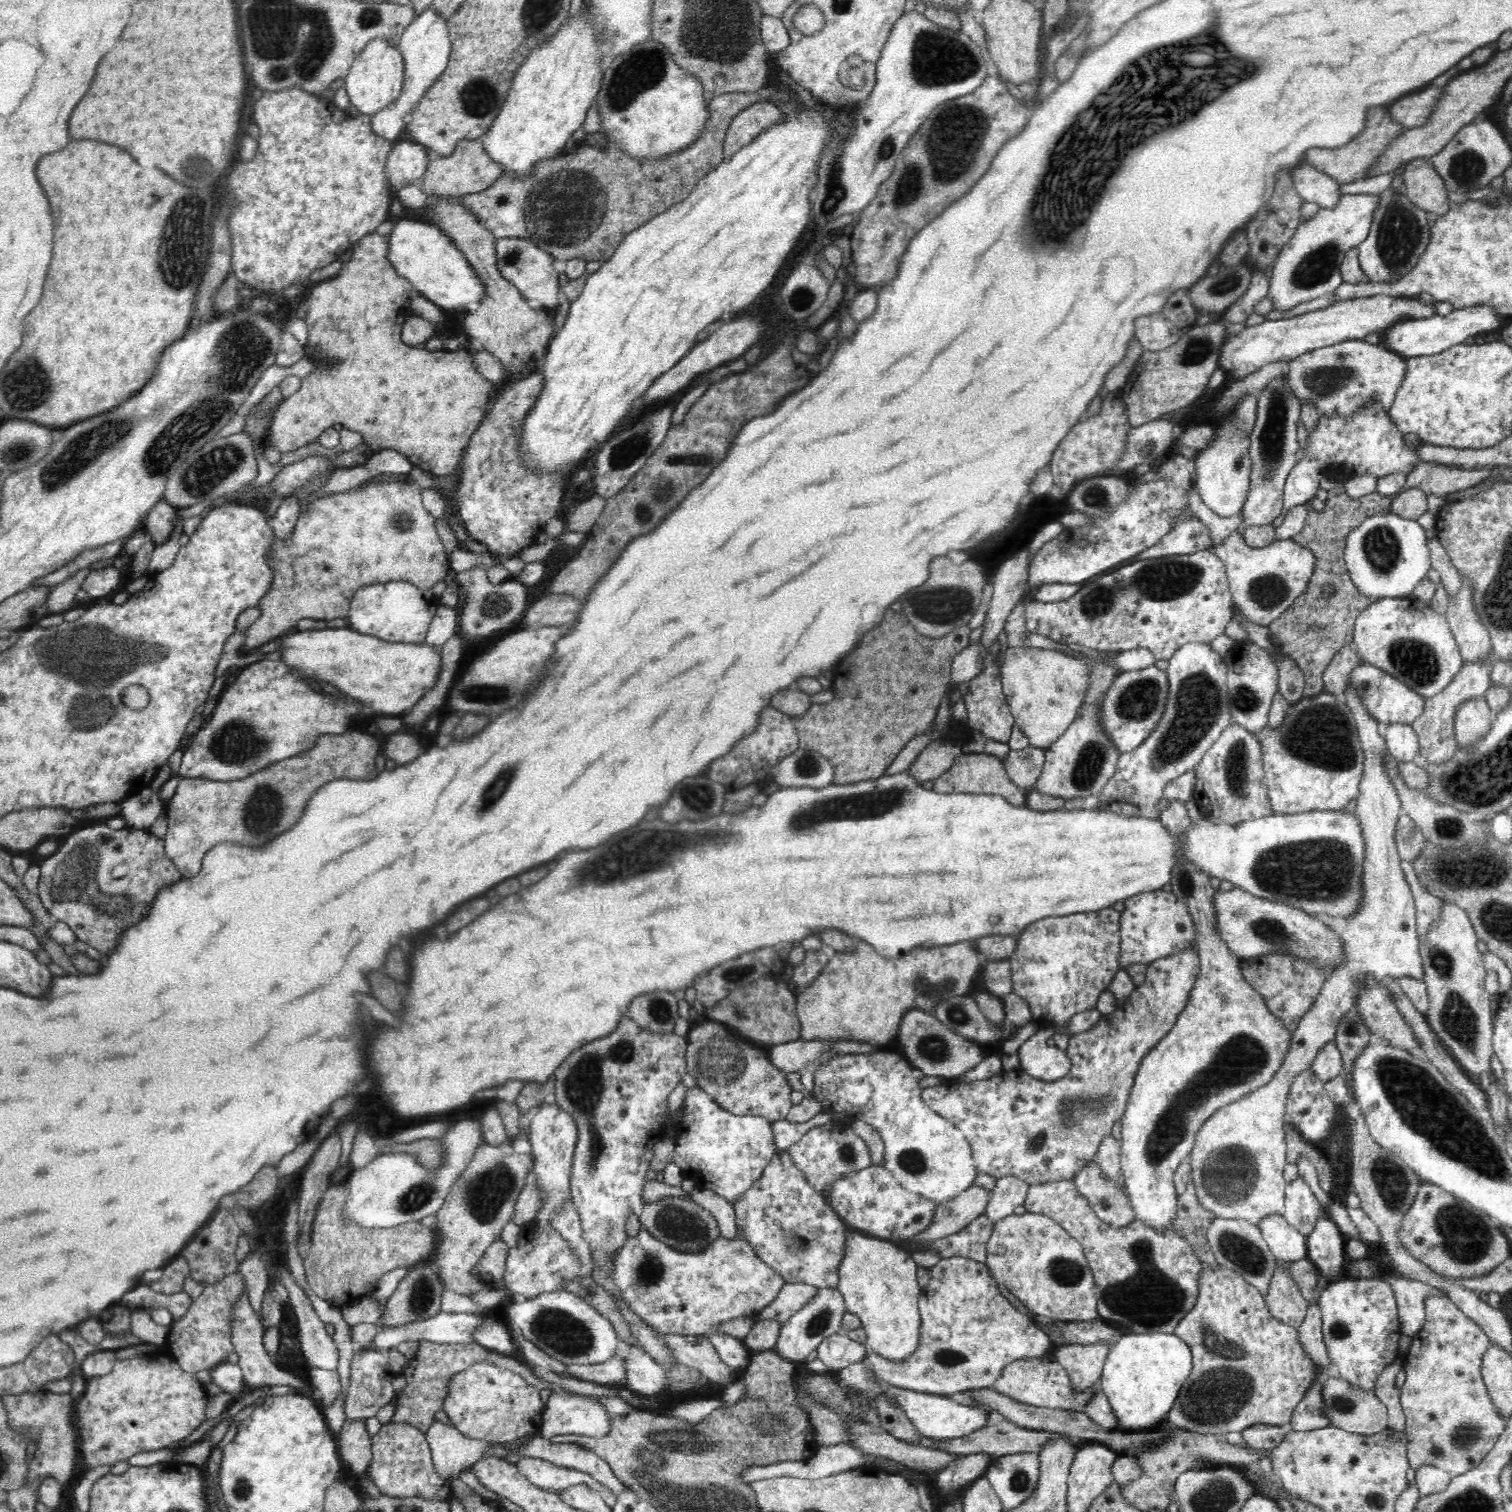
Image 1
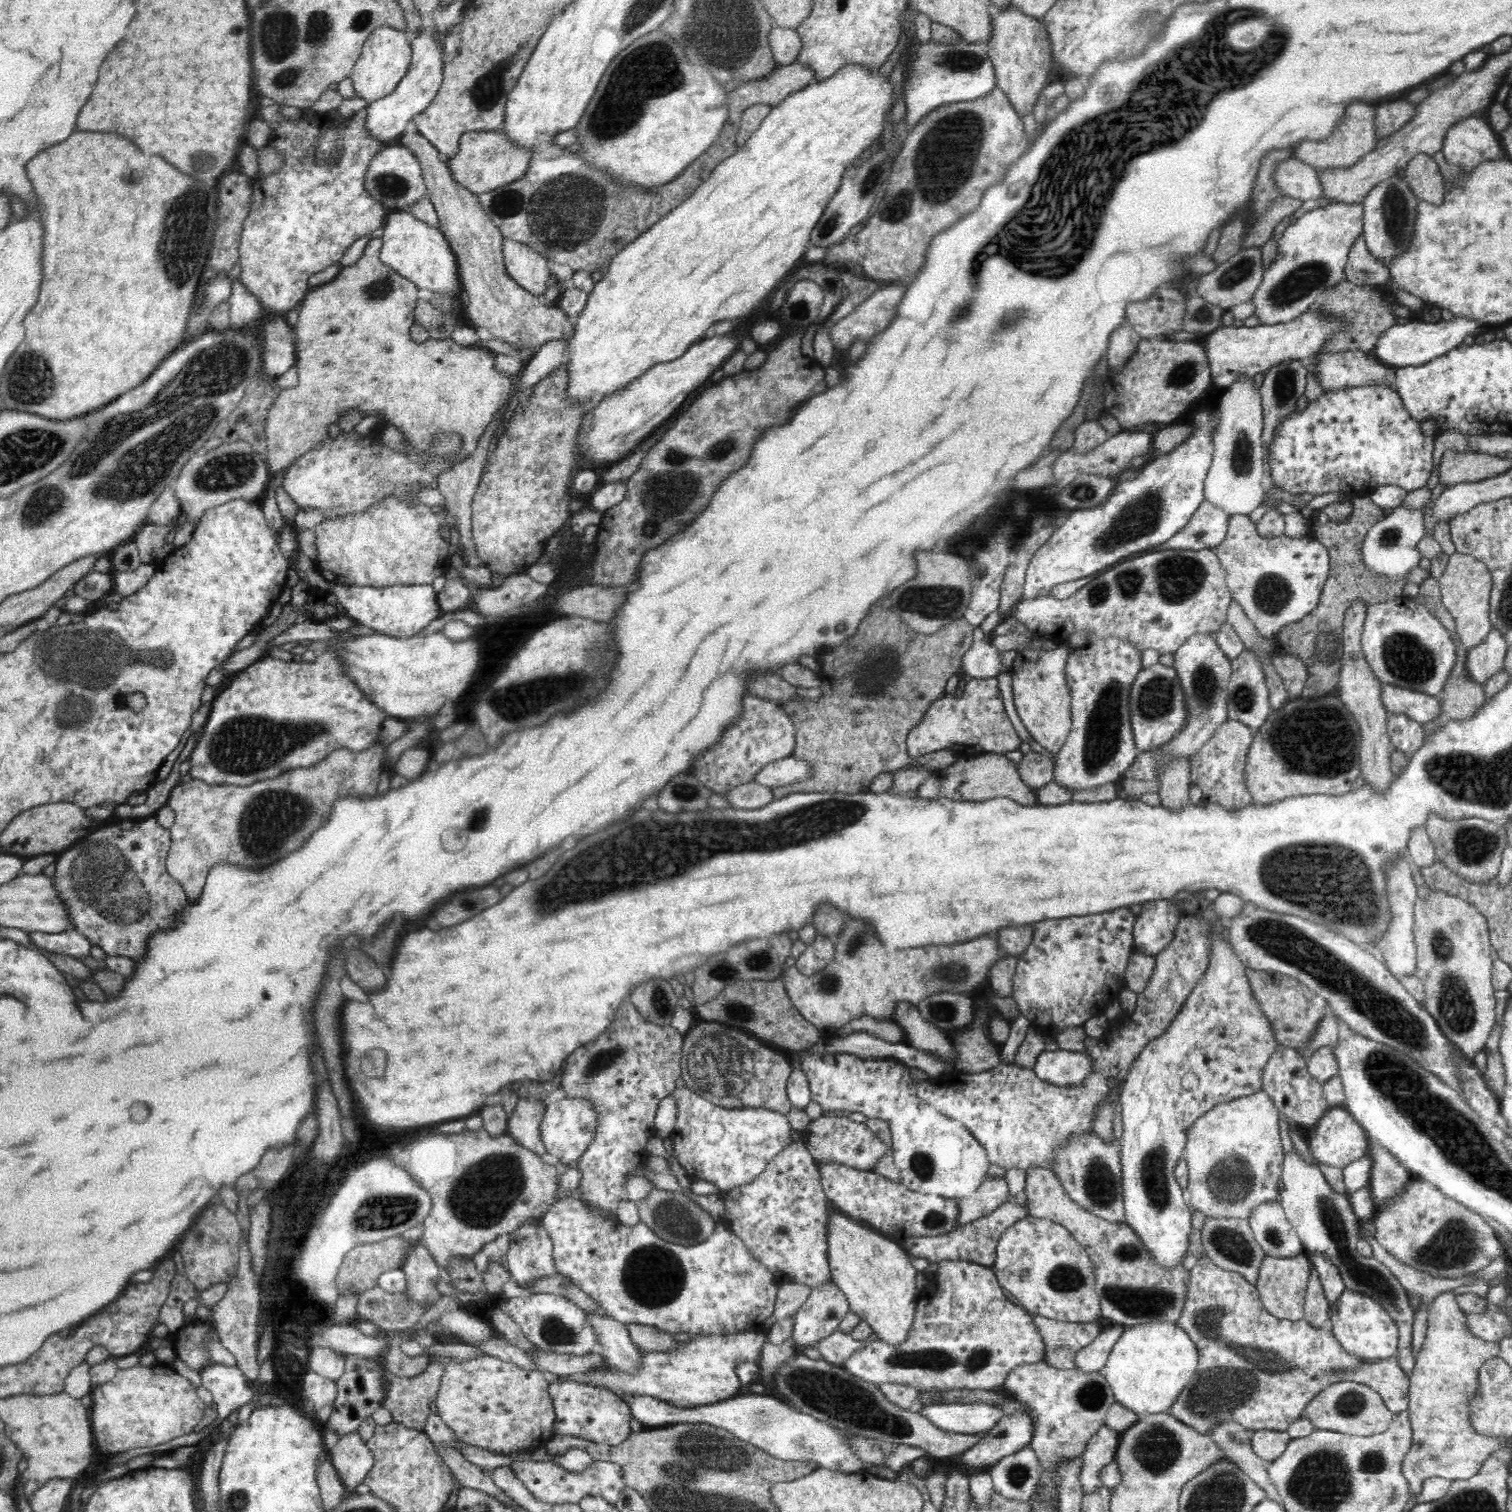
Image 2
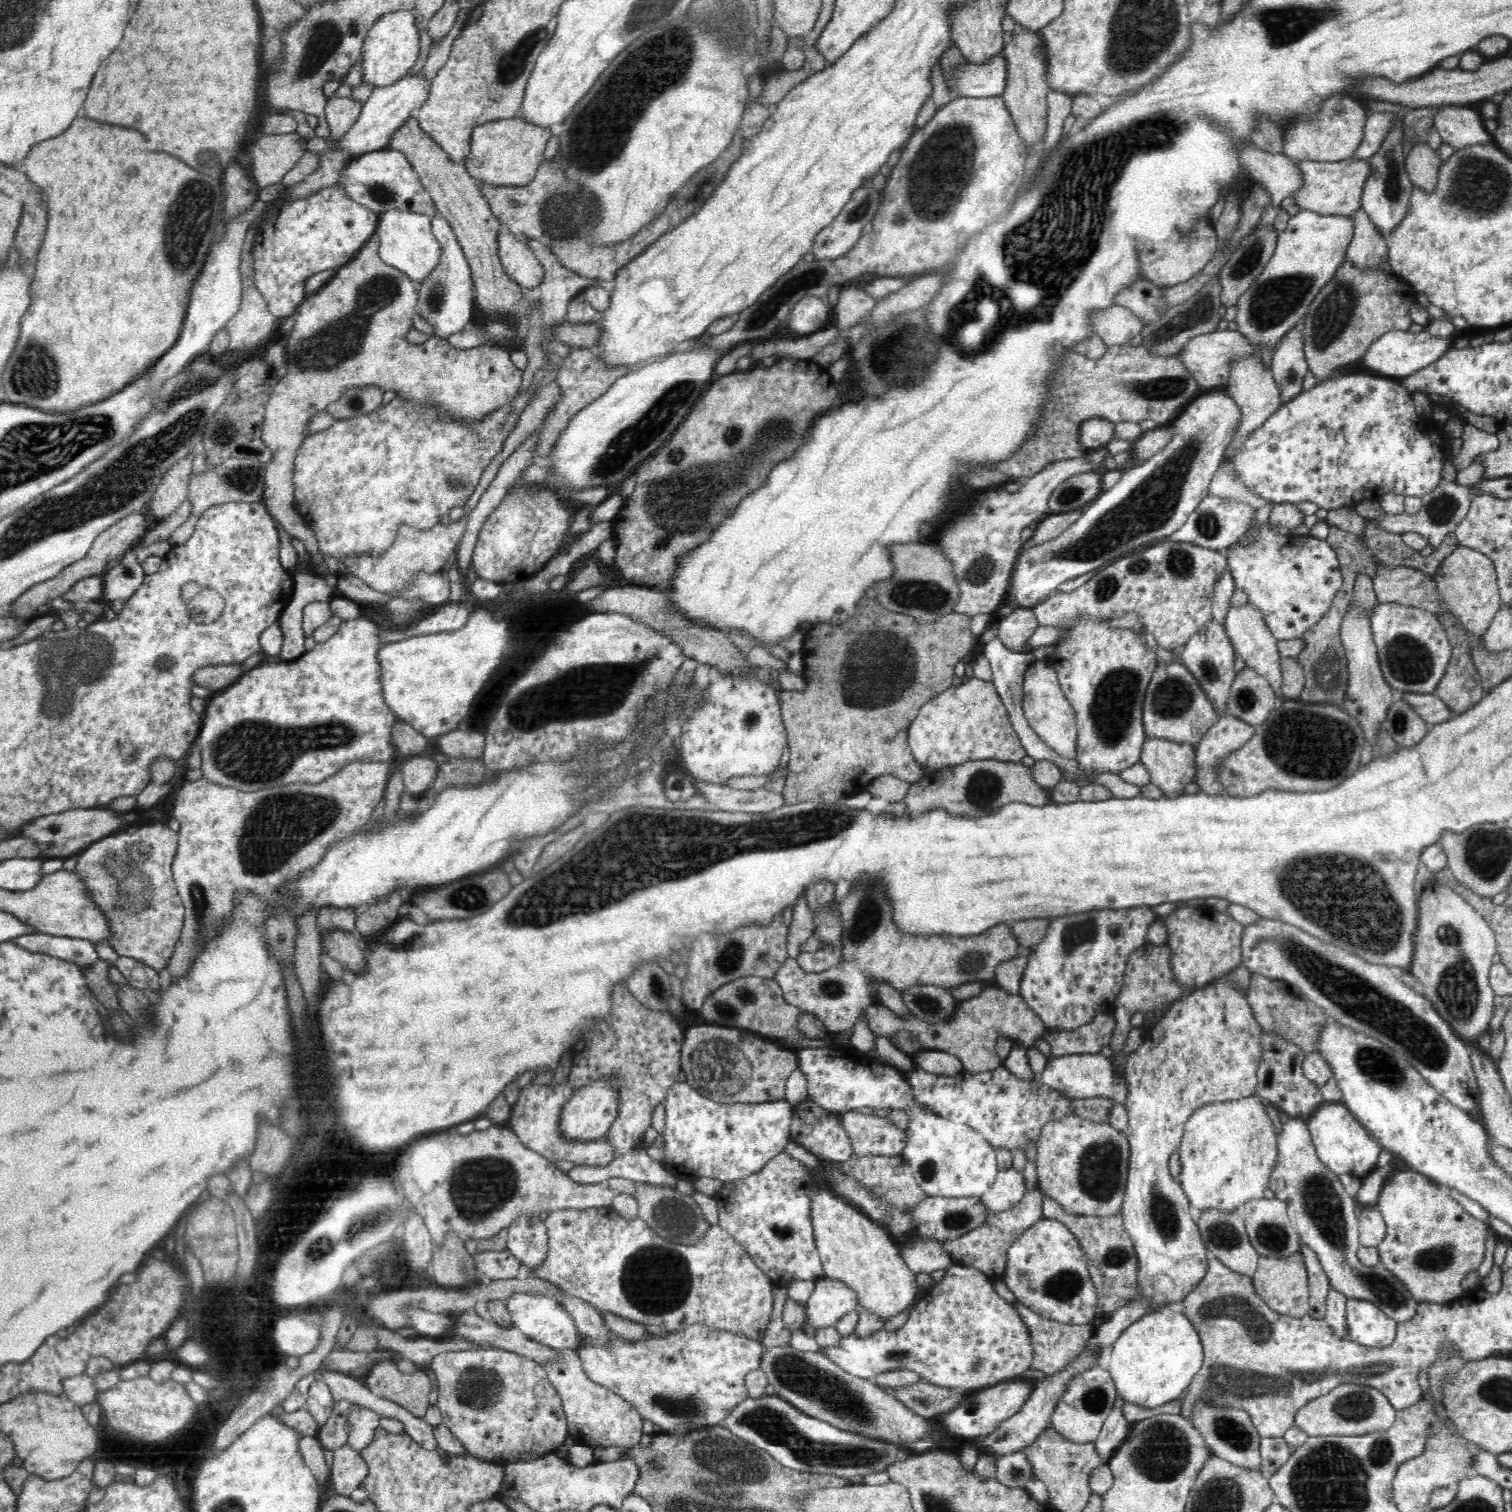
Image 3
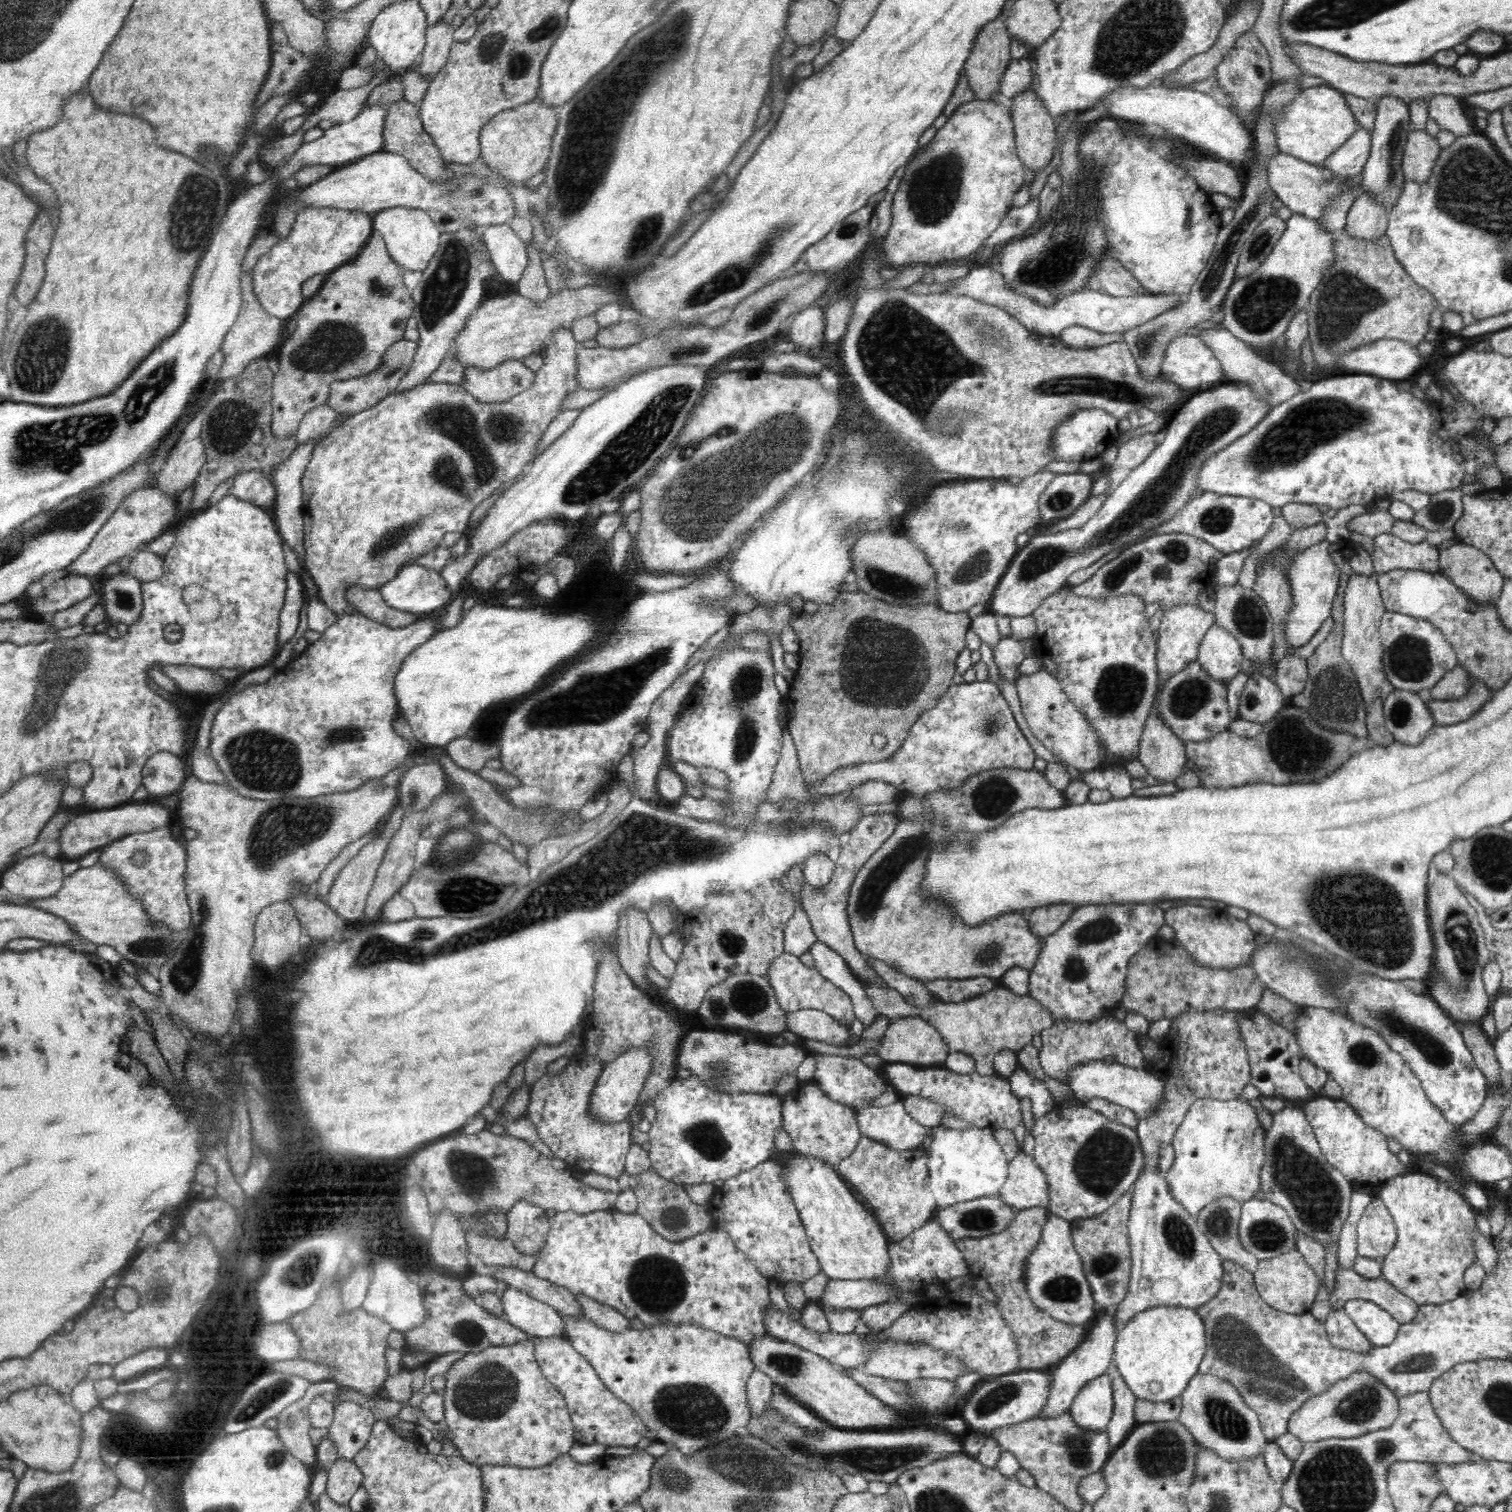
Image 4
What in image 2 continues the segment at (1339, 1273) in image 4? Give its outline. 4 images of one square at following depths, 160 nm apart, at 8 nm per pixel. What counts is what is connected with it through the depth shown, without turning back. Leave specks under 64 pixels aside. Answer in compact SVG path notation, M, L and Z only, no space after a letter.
M1295 1150L1285 1156L1280 1180L1284 1184L1280 1191L1280 1203L1305 1252L1326 1255L1328 1261L1338 1269L1348 1290L1366 1294L1386 1309L1399 1328L1398 1365L1404 1373L1411 1373L1416 1366L1412 1348L1415 1313L1409 1305L1408 1292L1384 1263L1374 1258L1366 1258L1357 1251L1356 1243L1360 1240L1361 1224L1352 1210L1348 1194L1334 1192L1320 1165L1306 1163Z

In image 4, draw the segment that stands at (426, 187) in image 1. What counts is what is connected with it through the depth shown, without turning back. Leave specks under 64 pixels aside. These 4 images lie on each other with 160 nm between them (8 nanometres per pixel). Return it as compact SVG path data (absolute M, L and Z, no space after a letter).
M538 98L496 114L480 131L480 157L483 164L494 174L524 186L534 175L544 170L558 121L558 108L548 106Z

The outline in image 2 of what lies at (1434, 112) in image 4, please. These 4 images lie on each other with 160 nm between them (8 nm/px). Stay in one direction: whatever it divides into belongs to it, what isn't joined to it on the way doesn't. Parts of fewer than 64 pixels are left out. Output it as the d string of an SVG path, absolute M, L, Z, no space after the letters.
M1476 115L1452 125L1441 150L1457 174L1472 174L1478 164L1506 157L1498 133Z

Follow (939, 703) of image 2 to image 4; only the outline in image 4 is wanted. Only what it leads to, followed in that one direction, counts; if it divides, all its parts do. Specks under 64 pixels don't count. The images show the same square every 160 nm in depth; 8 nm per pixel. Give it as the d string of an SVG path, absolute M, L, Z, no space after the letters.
M988 678L950 685L934 708L925 710L909 728L900 750L892 758L842 766L822 782L806 784L806 789L813 794L832 796L850 791L863 782L880 780L896 785L900 801L912 795L925 797L938 789L955 789L981 770L1002 767L1030 770L1036 758L998 685Z

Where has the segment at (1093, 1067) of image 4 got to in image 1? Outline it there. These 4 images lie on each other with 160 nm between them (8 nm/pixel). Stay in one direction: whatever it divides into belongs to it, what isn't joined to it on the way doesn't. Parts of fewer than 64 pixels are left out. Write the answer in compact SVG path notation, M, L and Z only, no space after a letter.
M1037 1029L1017 1050L1019 1069L1046 1082L1066 1076L1071 1067L1067 1054L1050 1043L1050 1035L1050 1030Z

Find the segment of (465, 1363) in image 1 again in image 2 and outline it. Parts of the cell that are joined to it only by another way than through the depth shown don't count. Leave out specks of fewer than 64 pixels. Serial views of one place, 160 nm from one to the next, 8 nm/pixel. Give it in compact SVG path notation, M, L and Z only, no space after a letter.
M432 1355L430 1356L430 1364L426 1366L426 1370L412 1378L396 1377L396 1374L386 1370L387 1394L381 1402L381 1406L384 1406L392 1413L394 1421L398 1424L402 1424L408 1429L423 1431L426 1427L426 1420L431 1414L429 1404L435 1401L440 1391L442 1376L452 1362L453 1359L450 1357Z

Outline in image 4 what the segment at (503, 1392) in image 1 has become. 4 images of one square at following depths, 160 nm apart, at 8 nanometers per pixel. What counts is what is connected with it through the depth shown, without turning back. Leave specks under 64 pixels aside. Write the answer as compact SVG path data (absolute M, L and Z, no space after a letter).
M531 1337L526 1342L488 1347L486 1350L478 1353L467 1353L462 1356L460 1360L456 1360L448 1372L446 1372L446 1389L444 1392L443 1405L444 1405L444 1417L445 1424L451 1432L451 1438L457 1448L457 1452L470 1463L474 1463L476 1466L484 1465L508 1465L517 1467L541 1467L546 1466L549 1462L556 1460L559 1456L567 1454L572 1448L572 1445L576 1444L575 1429L569 1416L567 1409L567 1402L562 1397L562 1394L543 1376L540 1371L537 1359L535 1358L535 1342L537 1338Z

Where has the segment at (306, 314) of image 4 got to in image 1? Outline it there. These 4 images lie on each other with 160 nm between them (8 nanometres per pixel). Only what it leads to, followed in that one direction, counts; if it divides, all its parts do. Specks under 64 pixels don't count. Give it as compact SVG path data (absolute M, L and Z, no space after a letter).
M377 232L367 234L365 237L359 238L352 246L352 255L350 259L343 263L339 273L332 278L328 278L322 282L318 282L316 288L311 290L310 298L308 298L307 315L304 318L308 325L308 342L306 347L311 352L317 352L322 355L320 360L314 362L315 366L320 367L316 372L301 378L300 389L292 394L286 400L282 400L273 412L271 426L267 442L274 445L276 449L285 455L286 452L298 450L299 446L307 442L314 441L324 430L336 425L342 425L344 429L354 430L363 435L363 442L374 452L381 449L394 449L404 454L412 462L413 466L417 466L426 472L430 472L435 476L445 476L459 469L459 463L464 456L464 449L468 446L468 441L472 433L480 426L480 422L484 420L486 411L489 409L490 400L494 396L494 392L498 389L496 382L491 382L480 375L472 363L472 349L467 350L458 348L455 351L447 351L440 349L439 351L430 352L426 350L425 344L408 345L402 342L401 328L408 317L413 315L411 309L410 298L414 294L415 288L406 278L398 275L390 259L388 259L388 242L389 235L382 236Z

